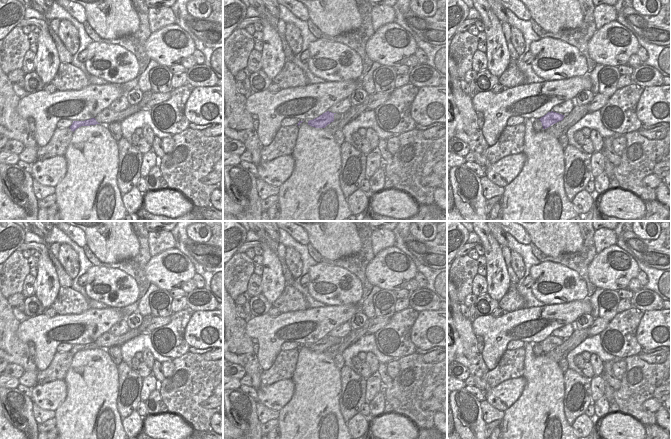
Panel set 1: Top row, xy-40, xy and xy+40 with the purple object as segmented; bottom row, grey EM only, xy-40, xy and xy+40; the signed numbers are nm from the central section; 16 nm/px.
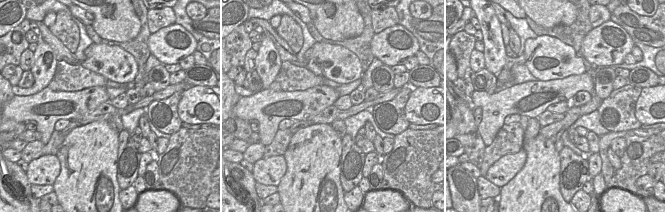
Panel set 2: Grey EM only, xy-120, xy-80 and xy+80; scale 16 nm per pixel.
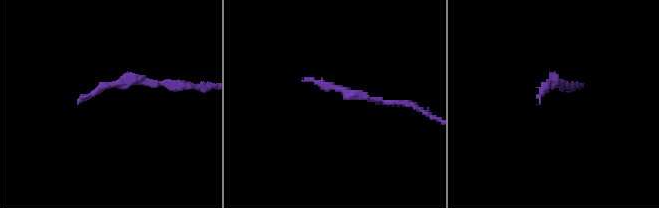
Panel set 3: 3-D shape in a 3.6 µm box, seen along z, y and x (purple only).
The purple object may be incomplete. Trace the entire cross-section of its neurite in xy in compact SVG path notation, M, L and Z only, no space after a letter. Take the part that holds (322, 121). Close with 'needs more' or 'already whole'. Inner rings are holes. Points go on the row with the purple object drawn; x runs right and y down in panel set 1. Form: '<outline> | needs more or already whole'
M327 111L323 113L322 115L320 115L319 117L313 120L309 120L308 125L315 127L315 128L325 128L328 124L334 121L335 114L336 113Z | already whole

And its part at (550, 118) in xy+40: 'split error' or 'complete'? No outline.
complete

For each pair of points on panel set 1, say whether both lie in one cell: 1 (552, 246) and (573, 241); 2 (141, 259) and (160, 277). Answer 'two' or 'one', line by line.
1: one
2: two

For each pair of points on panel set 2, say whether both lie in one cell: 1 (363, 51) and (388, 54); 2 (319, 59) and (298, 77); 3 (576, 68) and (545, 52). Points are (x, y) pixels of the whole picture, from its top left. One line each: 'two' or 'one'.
1: two
2: two
3: one

